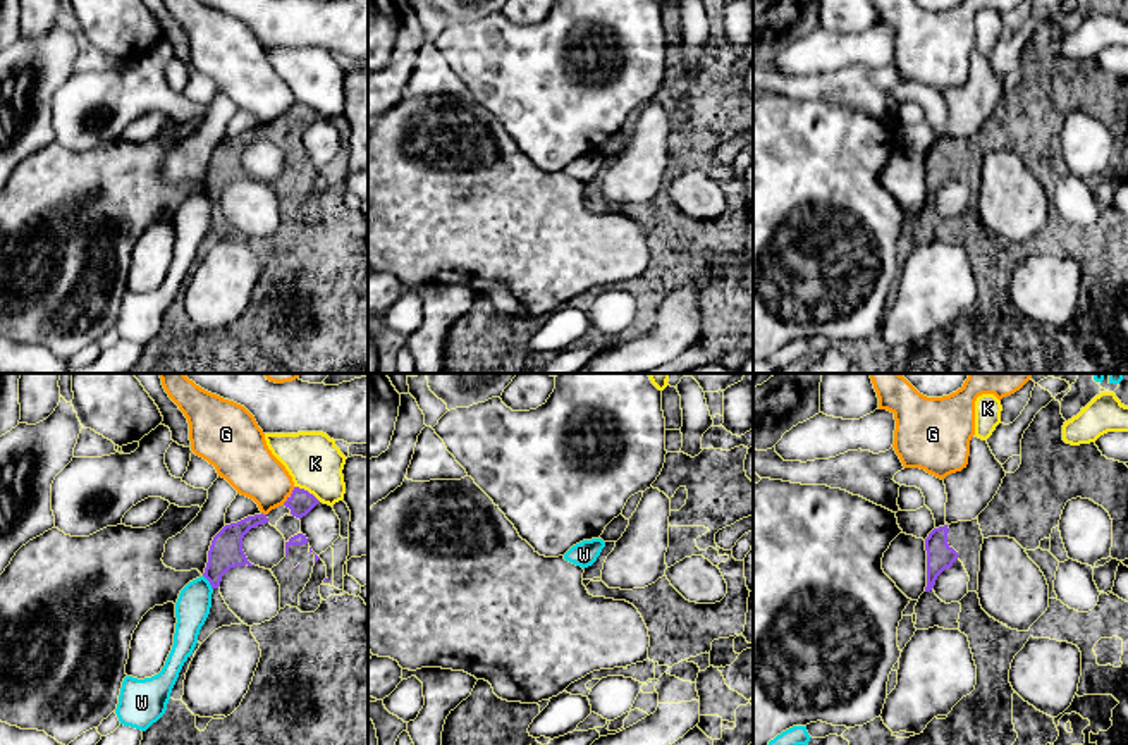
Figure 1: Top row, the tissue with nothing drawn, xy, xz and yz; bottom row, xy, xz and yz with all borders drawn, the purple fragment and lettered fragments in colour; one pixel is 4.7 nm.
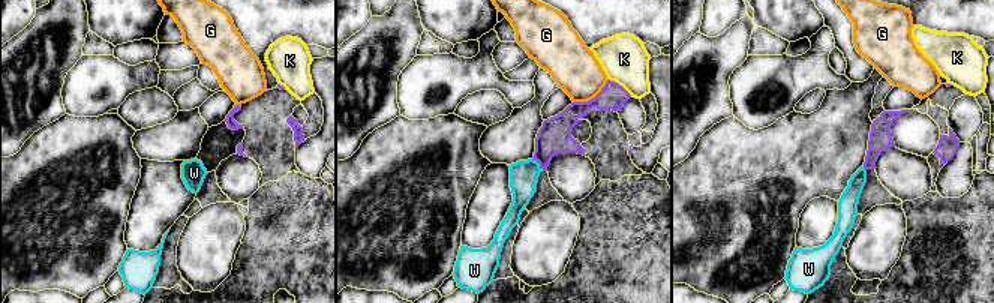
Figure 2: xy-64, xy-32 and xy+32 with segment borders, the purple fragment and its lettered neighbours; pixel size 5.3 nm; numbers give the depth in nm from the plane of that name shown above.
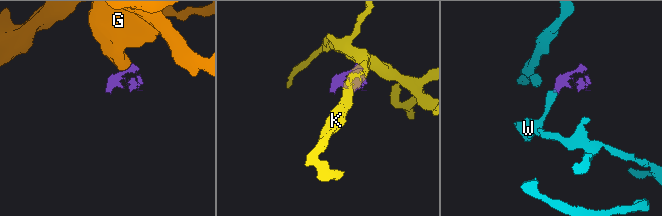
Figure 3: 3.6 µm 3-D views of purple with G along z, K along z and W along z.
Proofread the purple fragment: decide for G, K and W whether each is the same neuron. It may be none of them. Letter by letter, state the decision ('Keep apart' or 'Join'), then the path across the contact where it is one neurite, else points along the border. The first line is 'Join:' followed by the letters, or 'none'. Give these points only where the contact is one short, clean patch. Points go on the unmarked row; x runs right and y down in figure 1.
Join: none
G: Keep apart. Boundary: xy (294, 102), (282, 119)
K: Keep apart. Boundary: xy (294, 100), (312, 107), (320, 116)
W: Keep apart. Boundary: xy (203, 190), (212, 203)

